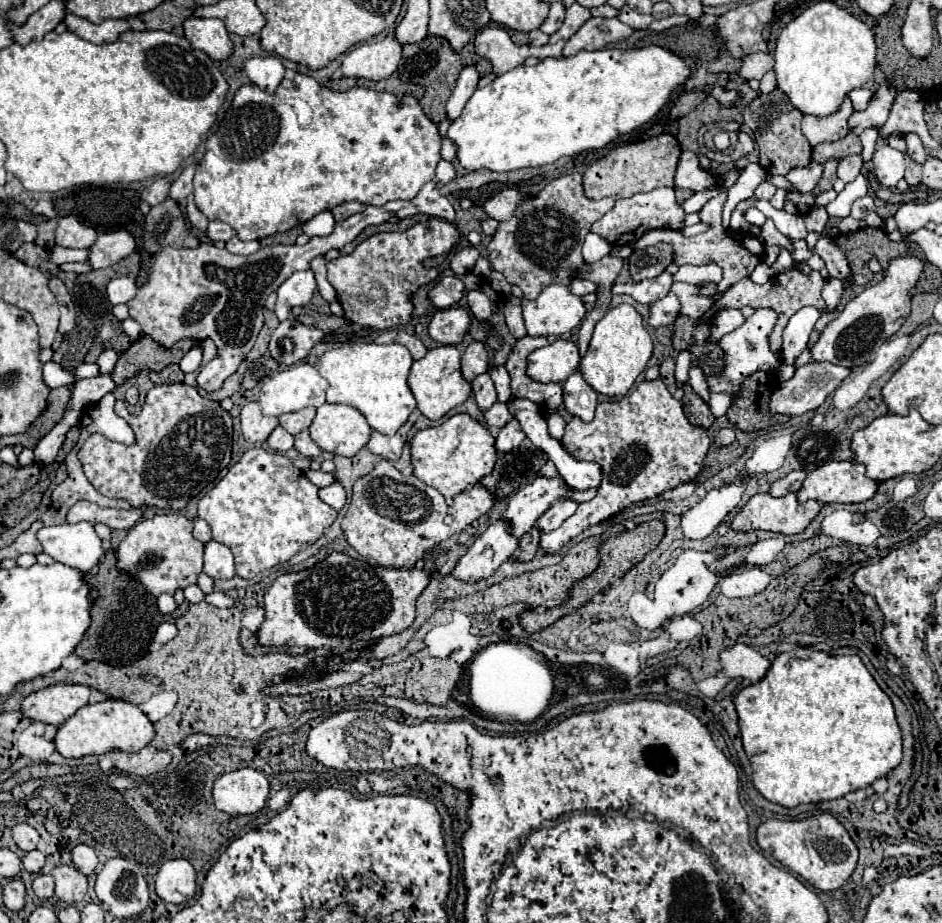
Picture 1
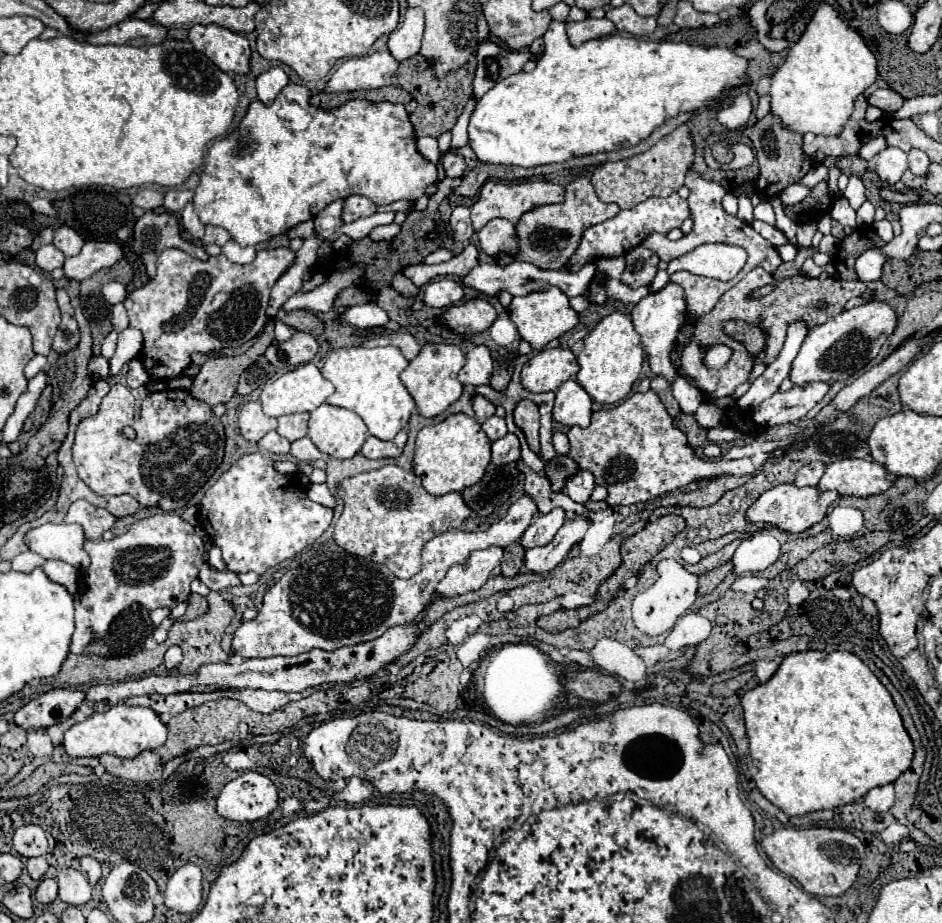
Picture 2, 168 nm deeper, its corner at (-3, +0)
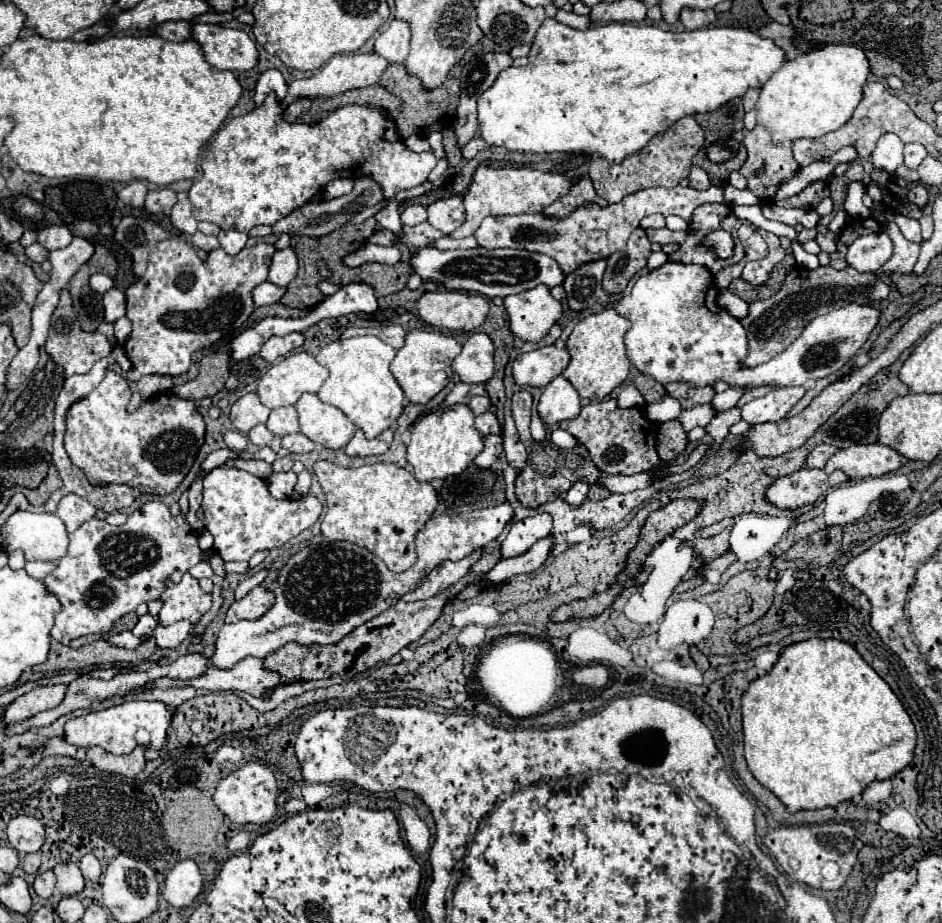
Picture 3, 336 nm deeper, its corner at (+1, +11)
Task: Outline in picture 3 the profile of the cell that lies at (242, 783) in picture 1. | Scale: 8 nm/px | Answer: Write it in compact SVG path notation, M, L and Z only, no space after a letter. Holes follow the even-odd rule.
M246 763L242 769L230 773L226 779L220 781L214 793L214 803L232 823L264 825L272 821L272 817L276 815L276 795L278 795L278 787L274 773L264 765Z

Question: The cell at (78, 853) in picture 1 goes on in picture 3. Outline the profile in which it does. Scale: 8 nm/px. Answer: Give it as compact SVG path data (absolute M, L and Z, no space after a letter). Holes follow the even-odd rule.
M84 855L82 857L80 871L82 871L82 875L84 875L86 881L98 881L100 879L100 873L102 873L100 863L98 863L98 859L94 855Z

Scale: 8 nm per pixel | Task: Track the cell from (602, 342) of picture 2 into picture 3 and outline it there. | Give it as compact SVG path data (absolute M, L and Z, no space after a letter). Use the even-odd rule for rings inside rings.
M604 309L602 313L594 313L584 317L566 341L566 351L570 353L570 365L562 371L562 377L568 379L582 399L602 401L608 397L618 385L624 383L630 371L630 361L626 357L624 335L628 331L630 321L620 317L614 309Z

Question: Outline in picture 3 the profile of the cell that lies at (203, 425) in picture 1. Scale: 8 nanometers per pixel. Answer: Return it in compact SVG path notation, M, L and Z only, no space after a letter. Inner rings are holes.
M108 371L104 381L86 397L76 401L66 413L66 435L64 435L64 449L70 461L84 469L86 477L92 485L106 485L106 483L124 483L128 487L140 489L142 493L152 495L168 495L172 493L180 481L190 471L200 445L204 443L204 419L196 409L194 401L176 399L170 393L162 393L156 399L144 401L140 409L134 413L126 411L126 381L118 379L112 381L112 373Z

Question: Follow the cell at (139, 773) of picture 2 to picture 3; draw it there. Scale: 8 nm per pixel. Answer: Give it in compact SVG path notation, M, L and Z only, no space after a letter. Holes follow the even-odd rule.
M90 747L86 751L86 759L100 771L118 773L126 777L136 777L146 765L144 747L136 747L130 755L112 755L102 747Z

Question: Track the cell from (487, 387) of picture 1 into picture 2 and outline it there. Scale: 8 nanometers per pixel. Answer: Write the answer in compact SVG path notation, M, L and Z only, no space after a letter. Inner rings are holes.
M474 396L474 412L476 412L476 420L484 422L488 416L494 416L496 406L486 398L486 396Z

